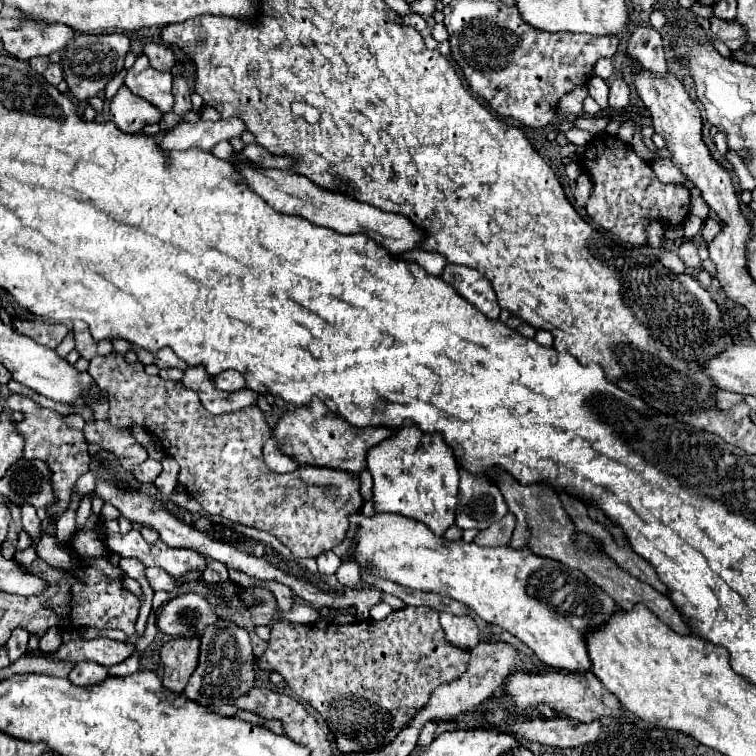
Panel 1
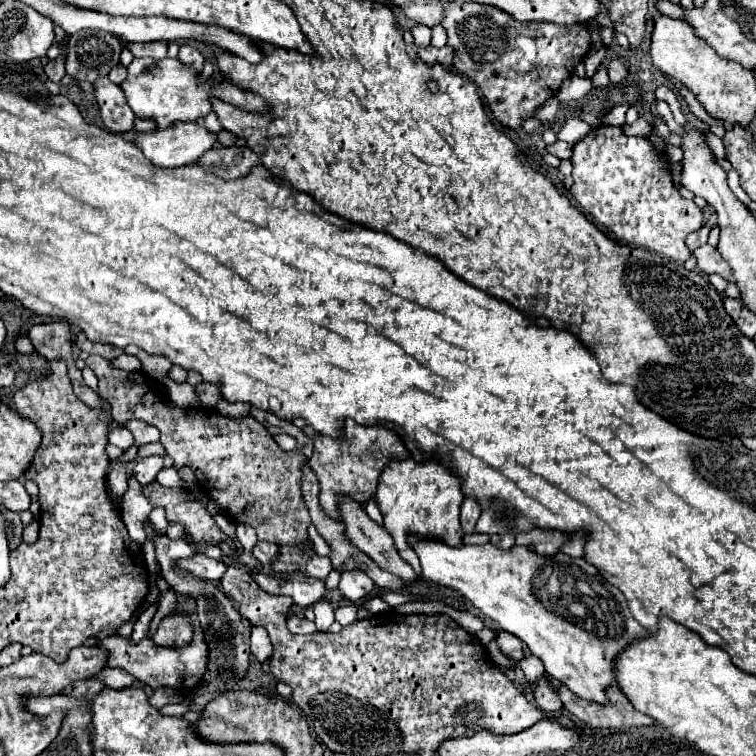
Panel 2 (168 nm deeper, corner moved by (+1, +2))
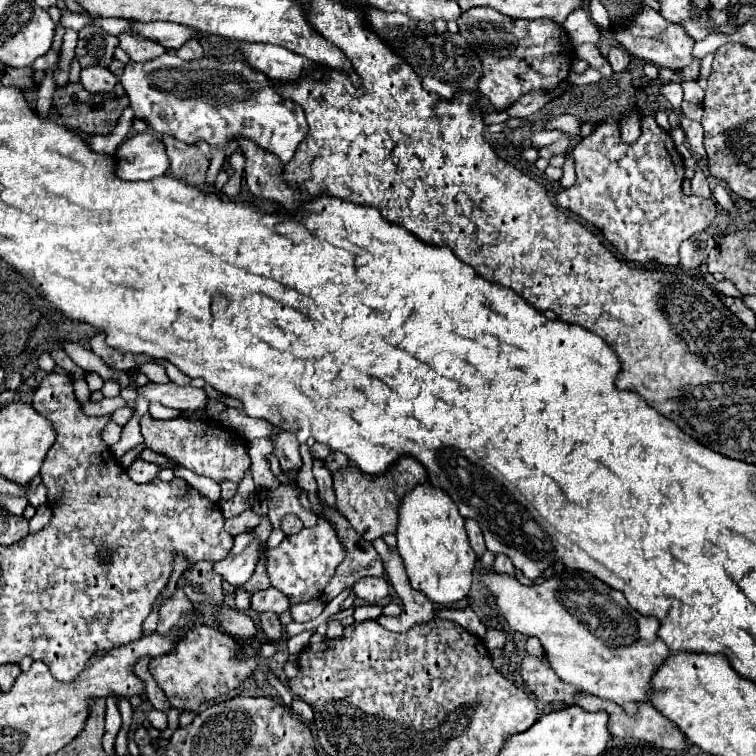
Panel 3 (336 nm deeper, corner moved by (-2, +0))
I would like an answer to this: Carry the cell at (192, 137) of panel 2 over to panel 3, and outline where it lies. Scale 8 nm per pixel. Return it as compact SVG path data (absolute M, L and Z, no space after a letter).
M138 133L128 137L116 151L120 159L120 177L126 181L150 181L170 169L170 157L162 139Z

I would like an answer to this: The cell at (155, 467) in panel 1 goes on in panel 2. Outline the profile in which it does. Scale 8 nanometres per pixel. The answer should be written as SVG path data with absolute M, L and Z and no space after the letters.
M147 457L147 459L141 459L135 467L133 467L133 477L141 483L141 485L147 485L147 483L153 483L157 473L163 469L163 459L161 457Z

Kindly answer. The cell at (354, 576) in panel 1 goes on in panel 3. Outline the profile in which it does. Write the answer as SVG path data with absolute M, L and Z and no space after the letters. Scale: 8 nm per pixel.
M362 577L352 587L352 593L364 603L380 603L388 595L388 581L384 577Z

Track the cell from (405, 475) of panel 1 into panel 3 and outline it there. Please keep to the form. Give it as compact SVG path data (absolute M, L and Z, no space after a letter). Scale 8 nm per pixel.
M420 483L408 491L398 507L396 537L410 583L414 589L424 591L430 601L450 605L460 601L470 591L476 553L468 543L464 517L458 513L458 507L448 493L426 483Z

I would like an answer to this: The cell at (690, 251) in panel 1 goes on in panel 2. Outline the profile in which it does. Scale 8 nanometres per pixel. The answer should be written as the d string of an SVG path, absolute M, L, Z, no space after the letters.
M709 243L699 247L693 255L697 257L697 271L701 271L701 273L719 273L725 281L729 281L729 283L735 281L729 263L725 263L725 259L721 259L721 253L715 247L711 247Z

